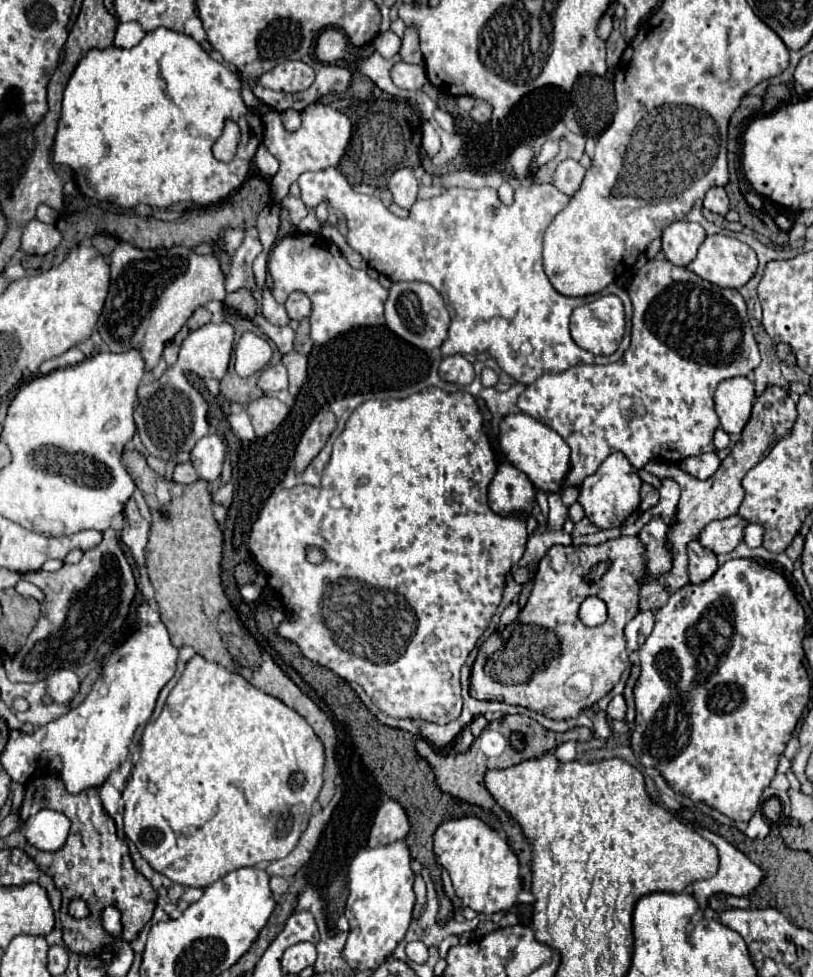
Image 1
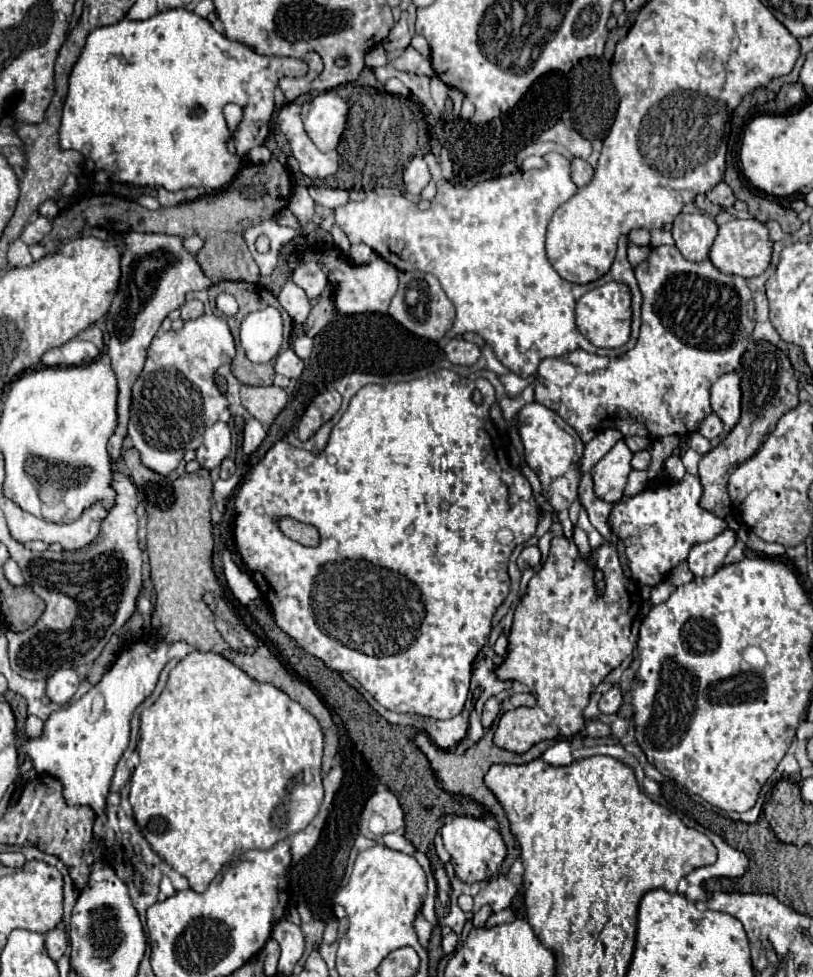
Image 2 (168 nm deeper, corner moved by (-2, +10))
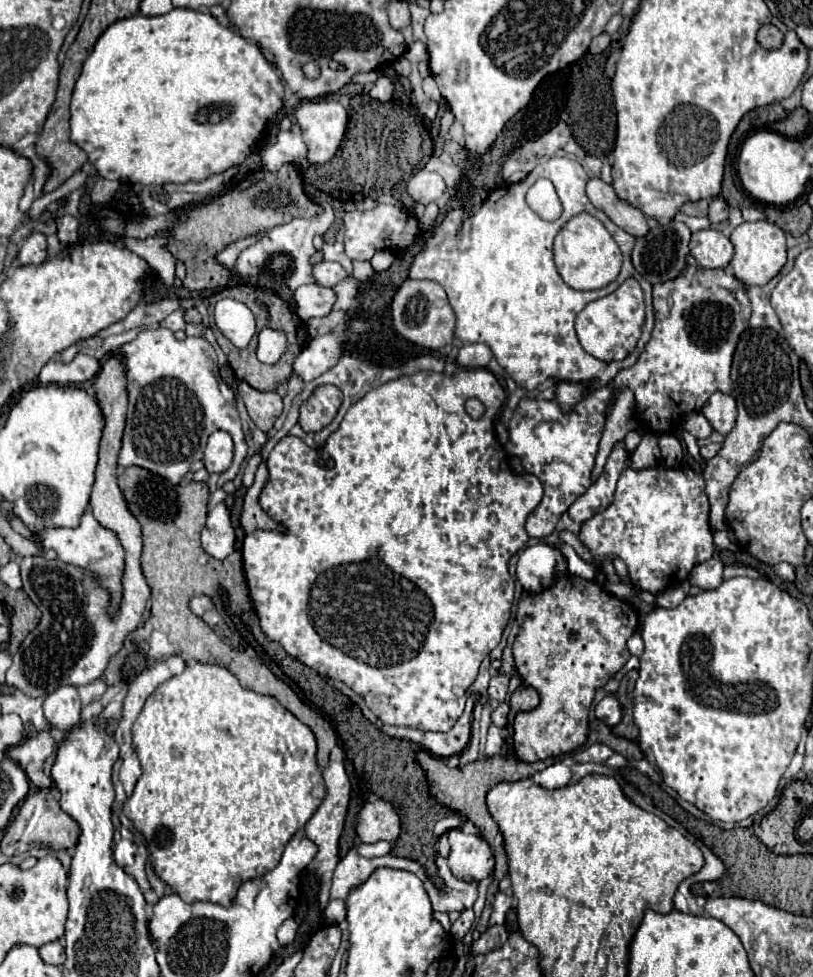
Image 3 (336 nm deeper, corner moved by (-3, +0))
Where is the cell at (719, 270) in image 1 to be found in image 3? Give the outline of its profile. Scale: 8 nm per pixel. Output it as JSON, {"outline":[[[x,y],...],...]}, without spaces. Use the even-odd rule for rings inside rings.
{"outline":[[[755,221],[755,223],[741,223],[739,227],[733,229],[731,233],[731,243],[733,243],[733,259],[729,267],[733,269],[735,277],[745,283],[745,285],[767,285],[785,265],[787,261],[787,249],[785,249],[785,233],[769,223],[769,221]]]}

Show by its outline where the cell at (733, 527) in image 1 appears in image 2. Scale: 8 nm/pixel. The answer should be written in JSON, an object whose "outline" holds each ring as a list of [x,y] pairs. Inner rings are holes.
{"outline":[[[686,473],[678,483],[646,487],[634,497],[624,495],[618,503],[614,503],[608,525],[622,539],[630,561],[632,579],[638,585],[654,587],[666,579],[674,567],[686,561],[692,545],[714,539],[726,527],[724,519],[700,507],[700,497],[702,485],[698,483],[698,475]]]}

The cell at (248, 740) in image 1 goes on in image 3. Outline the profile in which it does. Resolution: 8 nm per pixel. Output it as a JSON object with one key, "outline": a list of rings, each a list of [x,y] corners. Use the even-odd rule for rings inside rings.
{"outline":[[[189,661],[181,675],[171,677],[169,681],[159,685],[157,691],[147,699],[139,719],[133,725],[133,747],[141,761],[143,773],[135,785],[132,795],[125,801],[123,813],[133,821],[135,829],[143,833],[143,837],[147,841],[147,849],[153,857],[155,873],[161,877],[161,881],[165,881],[169,887],[173,887],[177,891],[177,895],[187,903],[209,901],[209,903],[217,903],[217,905],[231,905],[235,891],[243,881],[255,879],[255,877],[271,871],[279,863],[287,841],[299,829],[305,827],[305,823],[313,817],[313,813],[319,809],[319,805],[325,799],[325,783],[323,783],[323,777],[321,777],[321,771],[319,771],[317,759],[315,759],[317,741],[315,741],[313,731],[305,723],[301,723],[291,711],[287,711],[275,697],[259,695],[251,689],[241,687],[237,677],[231,675],[221,665],[205,665],[199,661]]]}

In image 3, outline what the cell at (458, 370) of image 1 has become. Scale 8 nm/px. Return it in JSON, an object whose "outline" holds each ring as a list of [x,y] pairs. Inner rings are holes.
{"outline":[[[473,343],[473,345],[463,345],[457,355],[457,363],[465,369],[483,369],[487,367],[489,359],[493,357],[491,349],[483,343]]]}

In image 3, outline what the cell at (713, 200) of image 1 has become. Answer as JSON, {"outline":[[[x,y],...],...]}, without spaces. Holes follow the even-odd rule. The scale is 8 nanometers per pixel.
{"outline":[[[711,199],[709,201],[709,221],[713,225],[725,221],[729,217],[729,205],[723,199]]]}

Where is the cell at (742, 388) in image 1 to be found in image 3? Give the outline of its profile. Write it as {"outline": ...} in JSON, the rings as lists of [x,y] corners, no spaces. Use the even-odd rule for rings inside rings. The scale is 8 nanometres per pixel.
{"outline":[[[713,393],[701,413],[707,417],[711,427],[719,431],[721,435],[727,435],[735,423],[737,423],[737,409],[735,409],[735,397],[727,393]]]}

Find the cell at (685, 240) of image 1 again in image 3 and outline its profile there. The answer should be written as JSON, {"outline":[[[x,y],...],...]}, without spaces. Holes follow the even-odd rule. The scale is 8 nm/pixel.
{"outline":[[[703,229],[693,233],[689,251],[701,267],[709,267],[709,269],[727,267],[733,255],[729,237],[725,237],[717,229]]]}

